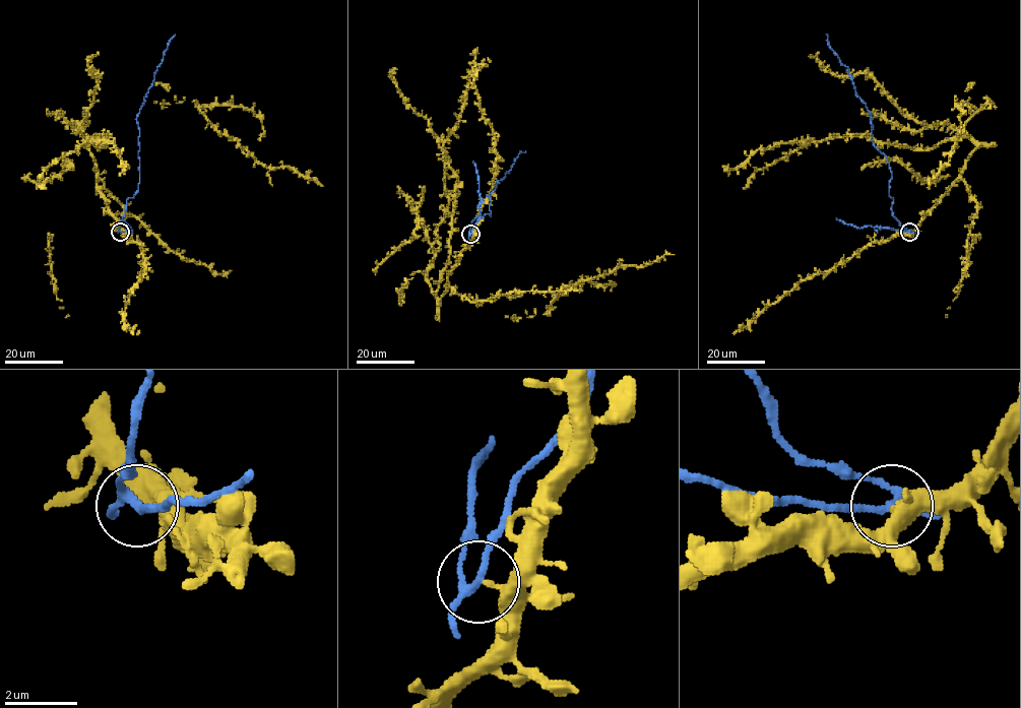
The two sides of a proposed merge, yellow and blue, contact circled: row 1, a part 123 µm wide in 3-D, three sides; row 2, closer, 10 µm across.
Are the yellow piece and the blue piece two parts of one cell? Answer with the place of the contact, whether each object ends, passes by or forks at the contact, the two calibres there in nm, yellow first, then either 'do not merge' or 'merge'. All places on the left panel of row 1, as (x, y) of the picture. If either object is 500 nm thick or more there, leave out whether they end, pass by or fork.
(120, 232) | yellow passes by | blue forks | 240/180 nm | do not merge

